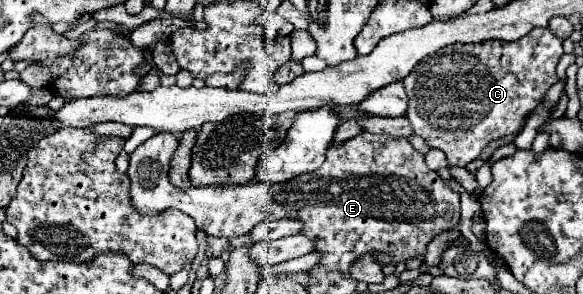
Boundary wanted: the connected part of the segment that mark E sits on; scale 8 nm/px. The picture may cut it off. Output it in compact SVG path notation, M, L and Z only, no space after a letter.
M156 134L144 144L140 144L130 154L128 178L130 178L130 198L132 208L142 216L154 216L168 208L176 208L188 214L196 226L212 236L242 236L248 234L256 224L264 220L280 220L280 218L296 218L304 222L304 230L300 234L308 234L316 242L316 250L322 252L320 264L332 270L344 272L350 278L352 262L364 252L376 252L378 260L384 264L398 264L412 256L424 256L426 246L440 232L450 230L460 220L460 194L450 190L450 186L432 170L428 170L424 162L424 154L412 148L412 144L404 138L388 138L388 134L358 134L348 140L344 146L330 146L326 152L326 162L314 170L312 174L304 174L294 178L292 182L282 182L280 186L266 186L260 182L250 182L242 186L190 186L188 190L176 188L168 178L170 158L178 148L178 140L172 134Z

